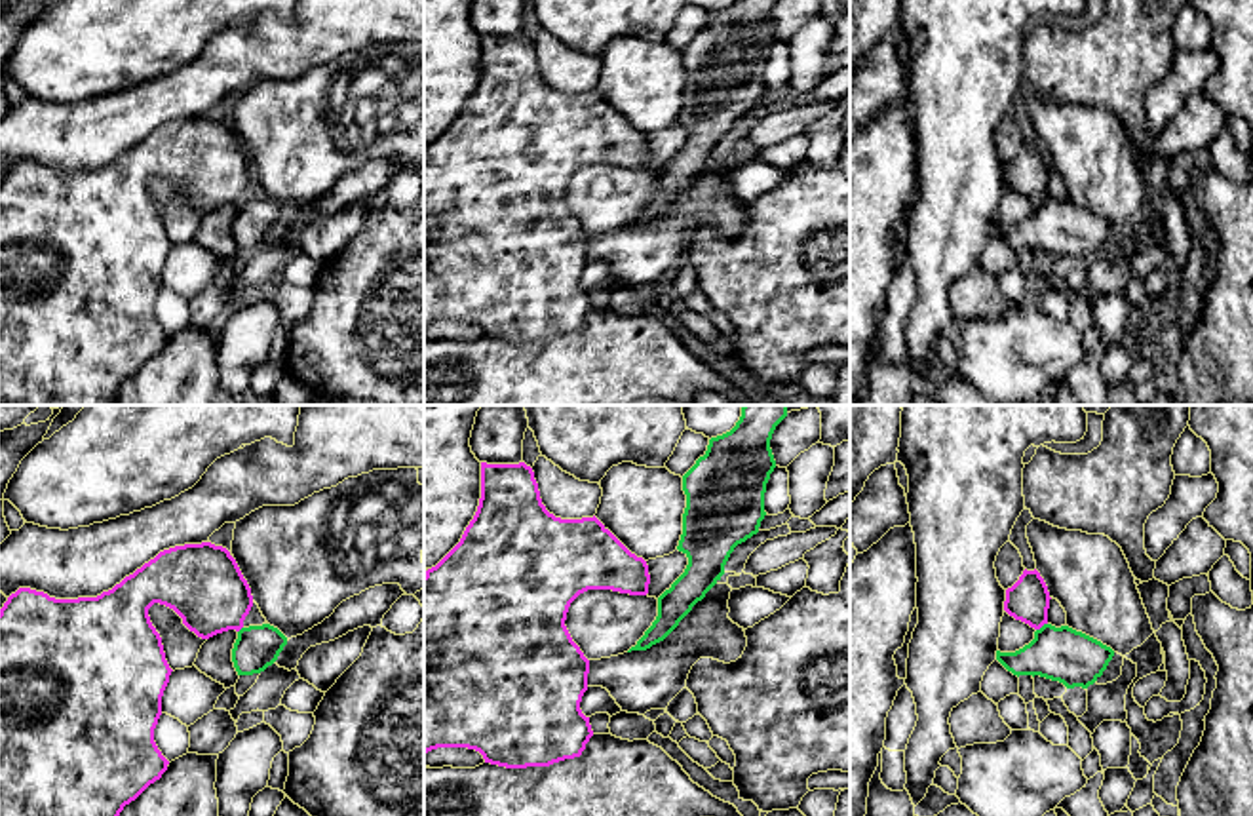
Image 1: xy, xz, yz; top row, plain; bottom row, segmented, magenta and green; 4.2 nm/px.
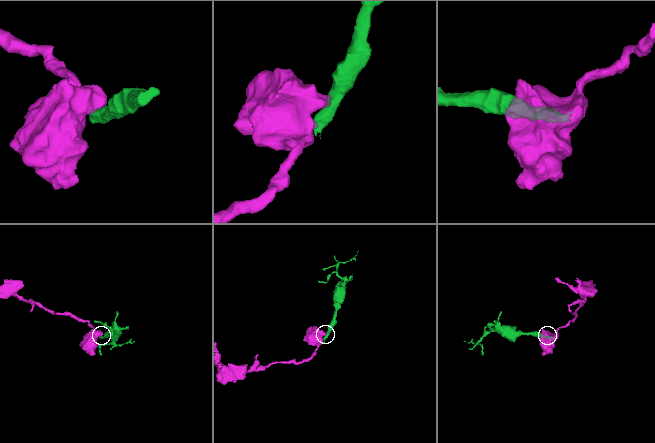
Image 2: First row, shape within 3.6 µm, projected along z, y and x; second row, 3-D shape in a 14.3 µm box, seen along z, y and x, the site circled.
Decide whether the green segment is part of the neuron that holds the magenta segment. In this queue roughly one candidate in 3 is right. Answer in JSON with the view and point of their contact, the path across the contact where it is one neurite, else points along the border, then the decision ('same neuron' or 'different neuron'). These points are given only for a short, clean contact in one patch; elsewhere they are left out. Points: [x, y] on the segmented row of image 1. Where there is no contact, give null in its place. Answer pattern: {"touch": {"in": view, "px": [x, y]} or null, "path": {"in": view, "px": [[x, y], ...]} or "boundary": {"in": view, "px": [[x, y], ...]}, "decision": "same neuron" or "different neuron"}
{"touch": {"in": "yz", "px": [1040, 626]}, "boundary": {"in": "yz", "px": [[1046, 622], [1037, 630]]}, "decision": "different neuron"}

